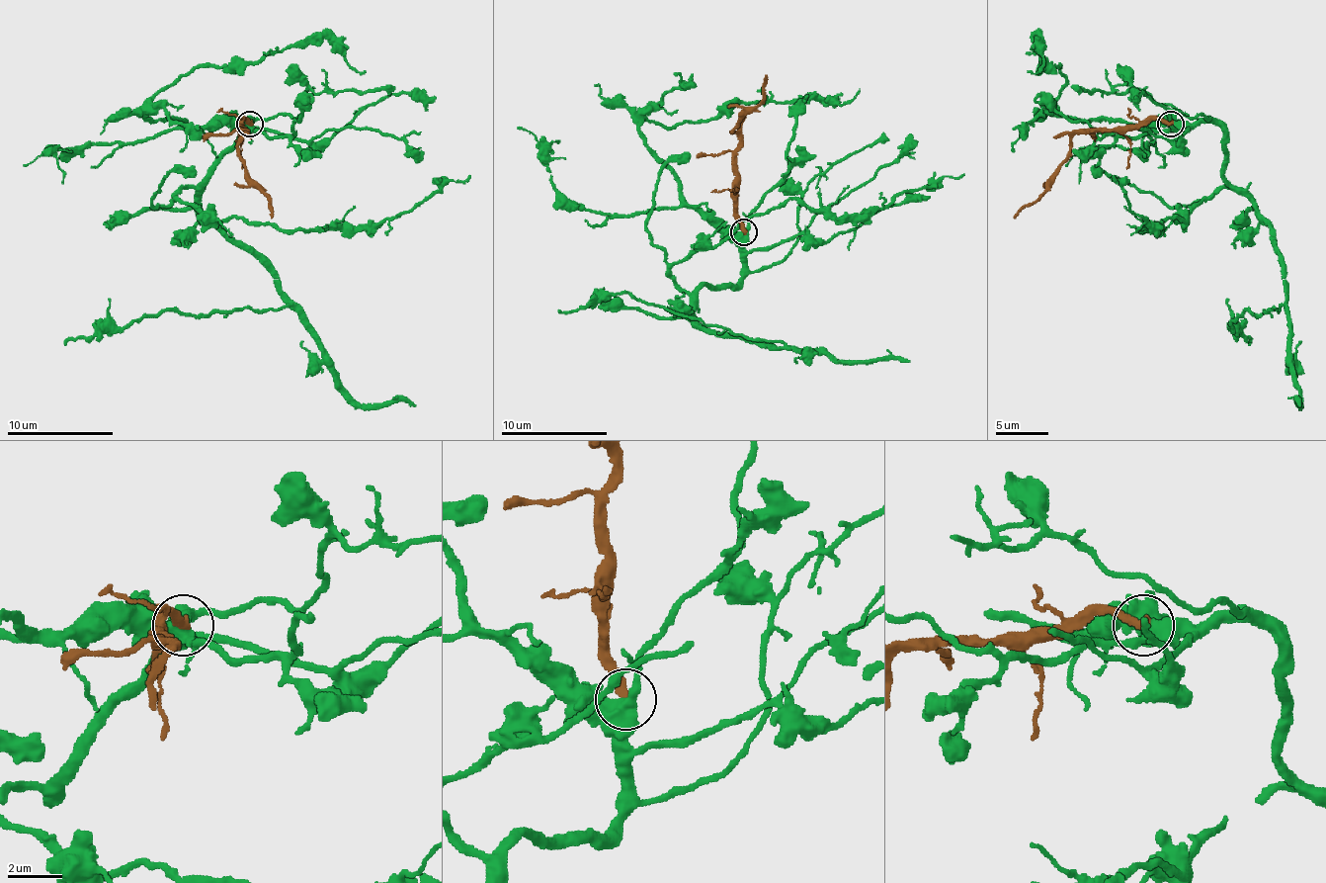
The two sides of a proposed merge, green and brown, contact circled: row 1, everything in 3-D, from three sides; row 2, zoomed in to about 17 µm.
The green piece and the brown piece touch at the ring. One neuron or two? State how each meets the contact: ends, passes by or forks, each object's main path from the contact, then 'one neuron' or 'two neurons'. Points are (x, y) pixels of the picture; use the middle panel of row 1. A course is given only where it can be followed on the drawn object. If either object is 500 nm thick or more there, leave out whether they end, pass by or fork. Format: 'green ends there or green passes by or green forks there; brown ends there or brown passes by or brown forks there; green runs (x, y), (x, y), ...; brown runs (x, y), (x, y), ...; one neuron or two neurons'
green runs (745, 231), (745, 276), (704, 284), (695, 315), (707, 329), (785, 345), (704, 326), (625, 292), (559, 310); brown runs (745, 231), (739, 220), (736, 199), (739, 138), (734, 128), (763, 98), (766, 74); two neurons

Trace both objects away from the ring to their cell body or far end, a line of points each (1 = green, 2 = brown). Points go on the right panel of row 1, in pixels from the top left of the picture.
1: (1170, 125), (1214, 122), (1222, 175), (1268, 222), (1284, 302), (1230, 323), (1249, 344)
2: (1170, 125), (1159, 119), (1077, 132), (1071, 137), (1071, 156), (1036, 199), (1013, 217)

